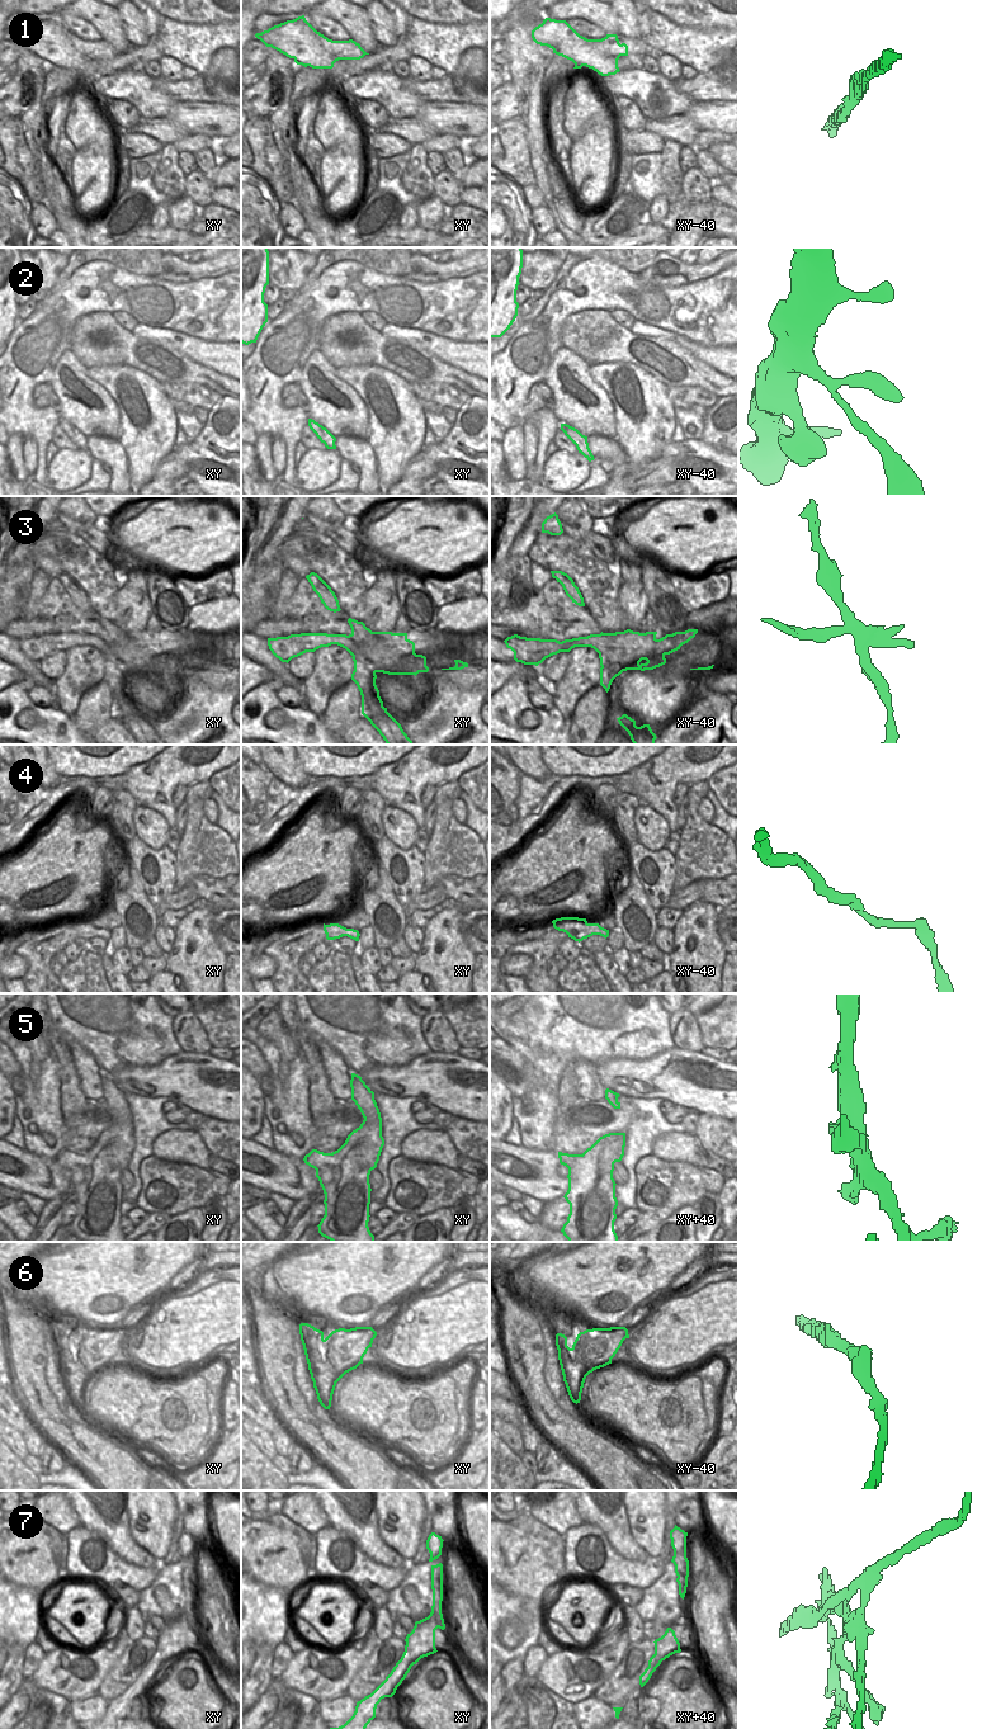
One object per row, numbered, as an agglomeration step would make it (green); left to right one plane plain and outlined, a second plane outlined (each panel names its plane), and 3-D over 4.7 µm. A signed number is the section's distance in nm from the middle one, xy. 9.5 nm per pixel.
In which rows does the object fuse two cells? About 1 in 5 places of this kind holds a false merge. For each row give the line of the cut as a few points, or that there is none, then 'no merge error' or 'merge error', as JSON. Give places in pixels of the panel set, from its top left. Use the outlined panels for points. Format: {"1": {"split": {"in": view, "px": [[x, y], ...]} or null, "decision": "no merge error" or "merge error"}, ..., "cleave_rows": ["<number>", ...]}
{"1": {"split": null, "decision": "no merge error"}, "2": {"split": null, "decision": "no merge error"}, "3": {"split": {"in": "xy", "px": [[348, 636], [383, 639], [395, 653], [406, 638]]}, "decision": "merge error"}, "4": {"split": null, "decision": "no merge error"}, "5": {"split": null, "decision": "no merge error"}, "6": {"split": null, "decision": "no merge error"}, "7": {"split": {"in": "xy+40", "px": [[680, 1573], [687, 1582]]}, "decision": "merge error"}, "cleave_rows": ["3", "7"]}

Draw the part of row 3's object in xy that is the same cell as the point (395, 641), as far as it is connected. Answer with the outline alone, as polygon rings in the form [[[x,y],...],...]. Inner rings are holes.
[[[351,618],[348,619],[348,623],[351,628],[350,638],[374,638],[376,643],[384,639],[395,655],[400,655],[405,639],[407,638],[407,633],[372,632],[363,622]]]

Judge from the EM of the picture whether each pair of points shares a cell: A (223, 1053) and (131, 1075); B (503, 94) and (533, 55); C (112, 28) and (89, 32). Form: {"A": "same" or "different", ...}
{"A": "different", "B": "different", "C": "different"}

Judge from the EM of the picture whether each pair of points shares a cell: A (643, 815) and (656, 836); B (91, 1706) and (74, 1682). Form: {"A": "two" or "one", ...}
{"A": "one", "B": "two"}

